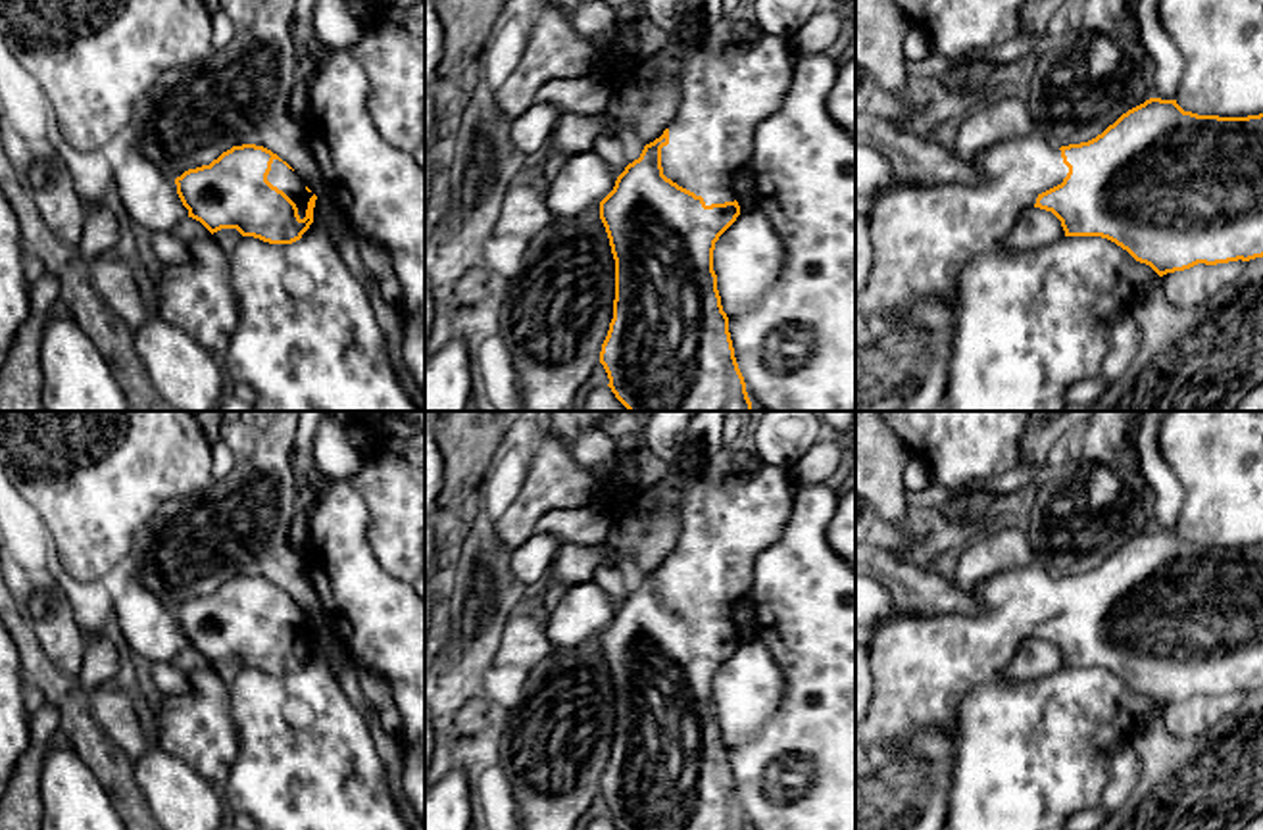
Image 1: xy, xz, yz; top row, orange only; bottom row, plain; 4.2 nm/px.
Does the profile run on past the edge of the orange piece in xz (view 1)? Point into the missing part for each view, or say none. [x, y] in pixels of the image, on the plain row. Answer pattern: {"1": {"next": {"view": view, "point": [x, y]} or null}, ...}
{"1": {"next": {"view": "xz", "point": [725, 523]}}}

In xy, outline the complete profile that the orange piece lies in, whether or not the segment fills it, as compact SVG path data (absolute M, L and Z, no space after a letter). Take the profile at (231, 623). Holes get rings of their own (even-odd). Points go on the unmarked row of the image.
M242 574L175 609L188 647L211 665L236 659L269 674L292 674L313 653L317 626L263 576Z

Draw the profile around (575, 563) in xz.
M561 542L552 569L532 590L531 599L542 599L571 584L592 580L598 567L607 563L619 565L625 559L631 559L631 555L613 548L609 542L596 546Z

